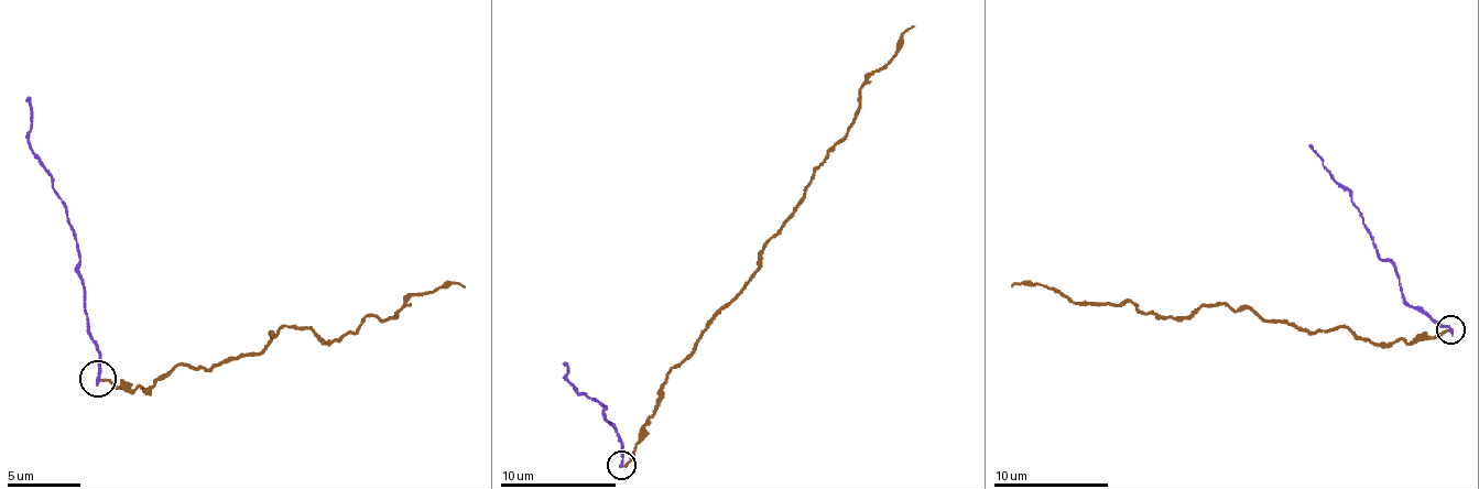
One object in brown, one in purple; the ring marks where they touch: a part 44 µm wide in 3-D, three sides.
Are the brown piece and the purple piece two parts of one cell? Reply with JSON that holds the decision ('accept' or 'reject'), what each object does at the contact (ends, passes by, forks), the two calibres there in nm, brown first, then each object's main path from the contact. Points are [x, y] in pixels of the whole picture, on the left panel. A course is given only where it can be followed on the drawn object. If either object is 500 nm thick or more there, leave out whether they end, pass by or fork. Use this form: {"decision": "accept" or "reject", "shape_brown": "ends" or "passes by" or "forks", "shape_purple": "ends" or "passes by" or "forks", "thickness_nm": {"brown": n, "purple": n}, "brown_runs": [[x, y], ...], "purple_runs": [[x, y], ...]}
{"decision": "reject", "shape_brown": "ends", "shape_purple": "ends", "thickness_nm": {"brown": 150, "purple": 240}, "brown_runs": [[100, 378], [149, 388], [177, 367], [261, 350], [291, 326], [327, 343], [444, 282], [466, 286]], "purple_runs": [[97, 378], [97, 348], [86, 327], [86, 290], [68, 209], [28, 141], [28, 96]]}

